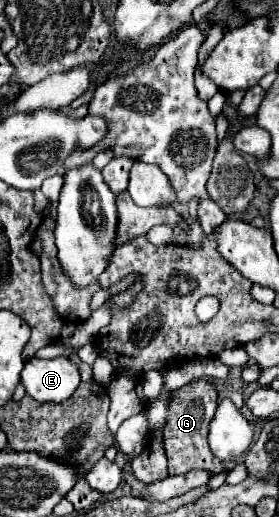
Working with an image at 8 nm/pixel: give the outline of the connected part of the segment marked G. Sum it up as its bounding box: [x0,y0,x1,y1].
[164,380,222,476]

